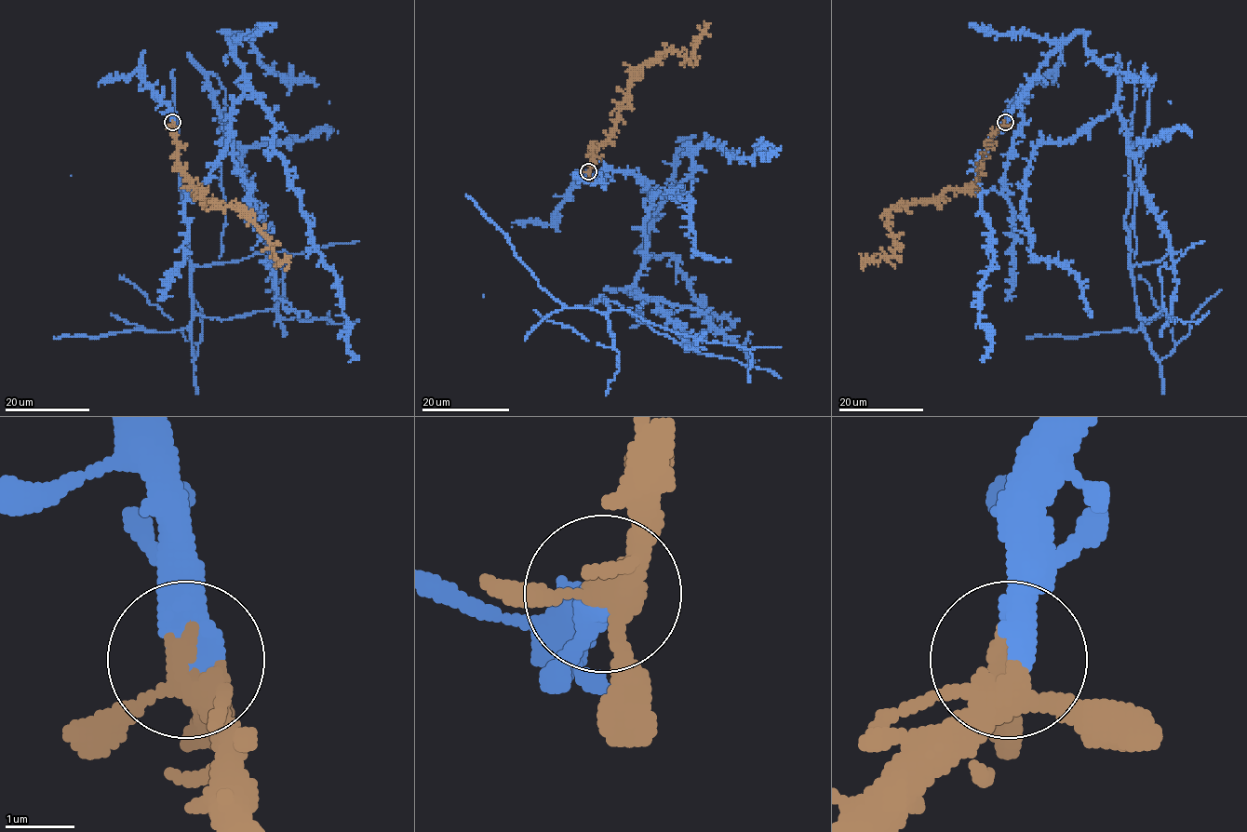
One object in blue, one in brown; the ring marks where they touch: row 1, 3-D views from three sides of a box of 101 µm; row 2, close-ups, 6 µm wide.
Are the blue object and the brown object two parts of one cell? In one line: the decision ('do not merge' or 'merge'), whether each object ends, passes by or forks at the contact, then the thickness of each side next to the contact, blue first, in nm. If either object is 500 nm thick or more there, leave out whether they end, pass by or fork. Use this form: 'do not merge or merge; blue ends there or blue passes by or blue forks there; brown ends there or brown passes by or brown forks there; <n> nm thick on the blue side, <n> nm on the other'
merge; blue ends there; brown forks there; 480 nm thick on the blue side, 320 nm on the other

